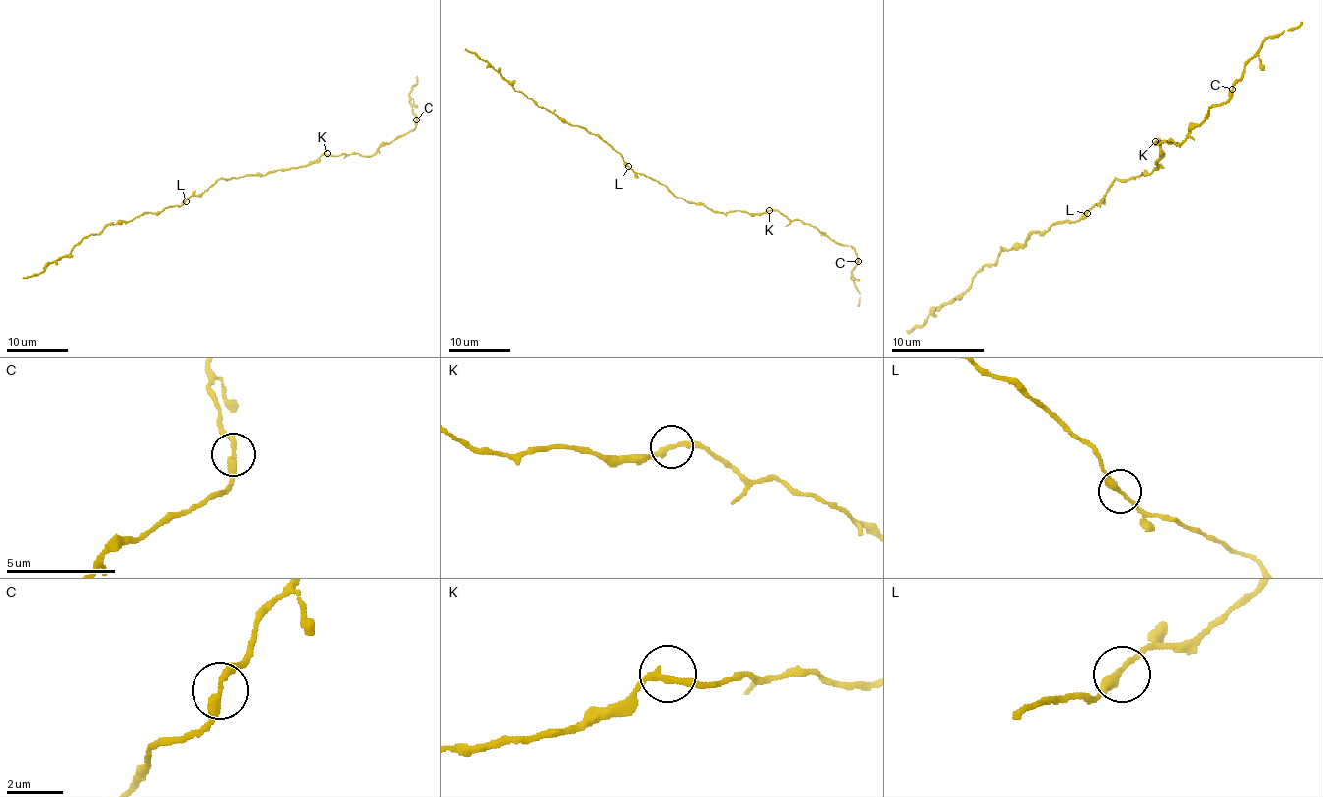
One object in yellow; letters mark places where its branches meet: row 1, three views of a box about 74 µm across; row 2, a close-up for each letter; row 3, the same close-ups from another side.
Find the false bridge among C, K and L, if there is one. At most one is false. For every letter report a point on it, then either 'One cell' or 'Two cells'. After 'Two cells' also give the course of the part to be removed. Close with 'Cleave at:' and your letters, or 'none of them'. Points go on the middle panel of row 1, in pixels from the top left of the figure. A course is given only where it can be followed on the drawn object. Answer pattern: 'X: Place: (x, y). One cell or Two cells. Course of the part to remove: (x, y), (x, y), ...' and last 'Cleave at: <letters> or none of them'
C: Place: (858, 261). One cell
K: Place: (769, 210). One cell
L: Place: (628, 166). One cell
Cleave at: none of them

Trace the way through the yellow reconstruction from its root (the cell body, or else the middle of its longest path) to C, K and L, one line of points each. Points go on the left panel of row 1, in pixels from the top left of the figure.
C: (238, 178), (302, 167), (314, 163), (322, 155), (372, 155), (381, 146), (412, 130), (416, 119)
K: (238, 178), (302, 167), (327, 153)
L: (238, 178), (219, 178), (186, 201)

